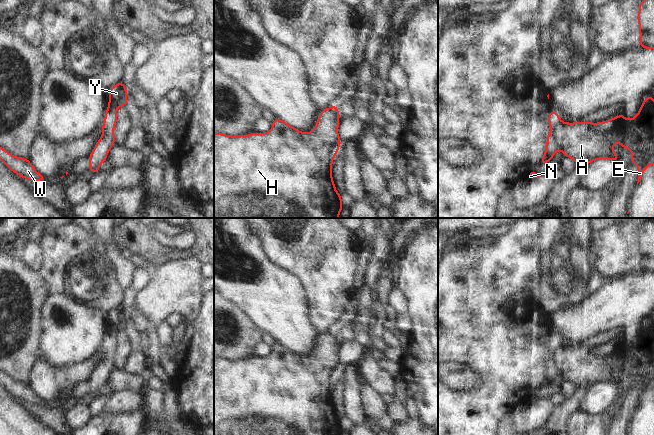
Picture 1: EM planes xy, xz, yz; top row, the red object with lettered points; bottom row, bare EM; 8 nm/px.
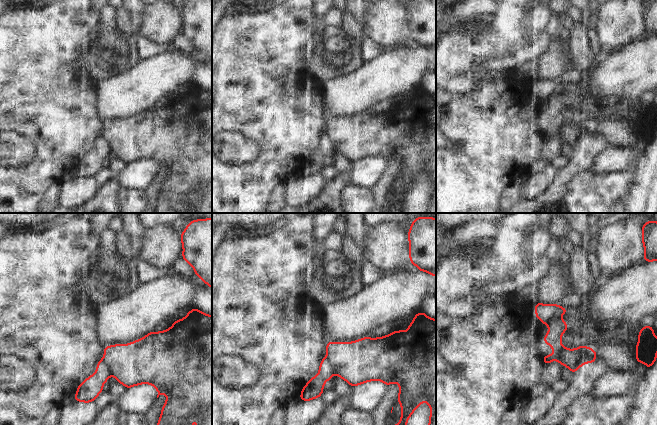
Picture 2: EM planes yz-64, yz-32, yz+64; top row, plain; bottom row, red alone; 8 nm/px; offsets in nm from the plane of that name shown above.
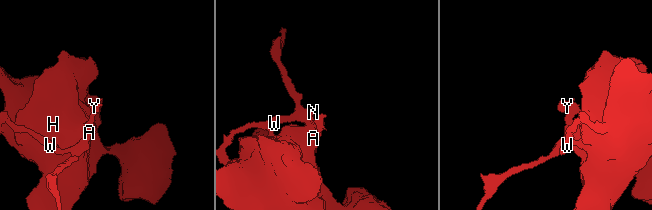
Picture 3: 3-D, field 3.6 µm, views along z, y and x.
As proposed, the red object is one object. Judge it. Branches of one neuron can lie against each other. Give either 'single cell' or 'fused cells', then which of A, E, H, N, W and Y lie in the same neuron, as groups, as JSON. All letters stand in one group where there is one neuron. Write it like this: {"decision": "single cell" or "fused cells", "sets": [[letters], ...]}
{"decision": "fused cells", "sets": [["A", "E", "H"], ["N", "W", "Y"]]}

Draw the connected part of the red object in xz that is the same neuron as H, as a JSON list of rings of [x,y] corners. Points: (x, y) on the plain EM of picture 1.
[[[329,331],[321,335],[315,352],[309,357],[298,355],[277,342],[272,346],[273,350],[267,357],[253,356],[238,361],[214,357],[214,435],[341,435],[342,419],[336,415],[331,396],[333,382],[341,369],[338,358],[339,342],[339,337]]]

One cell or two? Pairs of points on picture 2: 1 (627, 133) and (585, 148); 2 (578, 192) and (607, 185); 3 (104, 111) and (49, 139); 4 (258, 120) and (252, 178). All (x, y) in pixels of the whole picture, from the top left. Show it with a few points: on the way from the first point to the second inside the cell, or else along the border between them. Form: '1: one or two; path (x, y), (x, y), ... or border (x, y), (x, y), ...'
1: two; border (597, 128), (609, 145)
2: one; path (585, 192), (600, 192)
3: two; border (95, 92), (94, 112), (103, 124)
4: one; path (265, 134), (265, 164)

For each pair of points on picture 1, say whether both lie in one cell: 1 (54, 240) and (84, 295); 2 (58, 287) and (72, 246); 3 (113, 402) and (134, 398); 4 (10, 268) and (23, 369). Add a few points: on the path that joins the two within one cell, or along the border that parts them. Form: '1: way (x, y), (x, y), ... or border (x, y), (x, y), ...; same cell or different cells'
1: way (68, 254), (69, 264), (84, 281); same cell
2: way (64, 277), (69, 272), (69, 256); same cell
3: way (118, 402), (129, 401); same cell
4: way (31, 292), (33, 314), (26, 343); same cell

